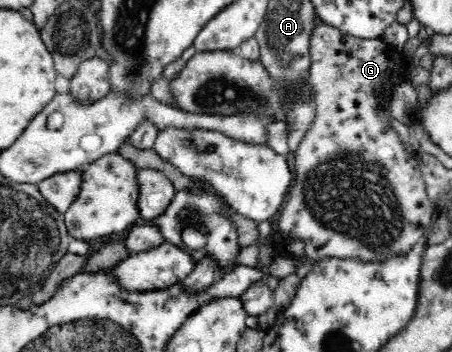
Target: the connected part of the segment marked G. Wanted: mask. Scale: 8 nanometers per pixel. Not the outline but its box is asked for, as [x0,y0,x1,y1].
[272,16,435,265]

